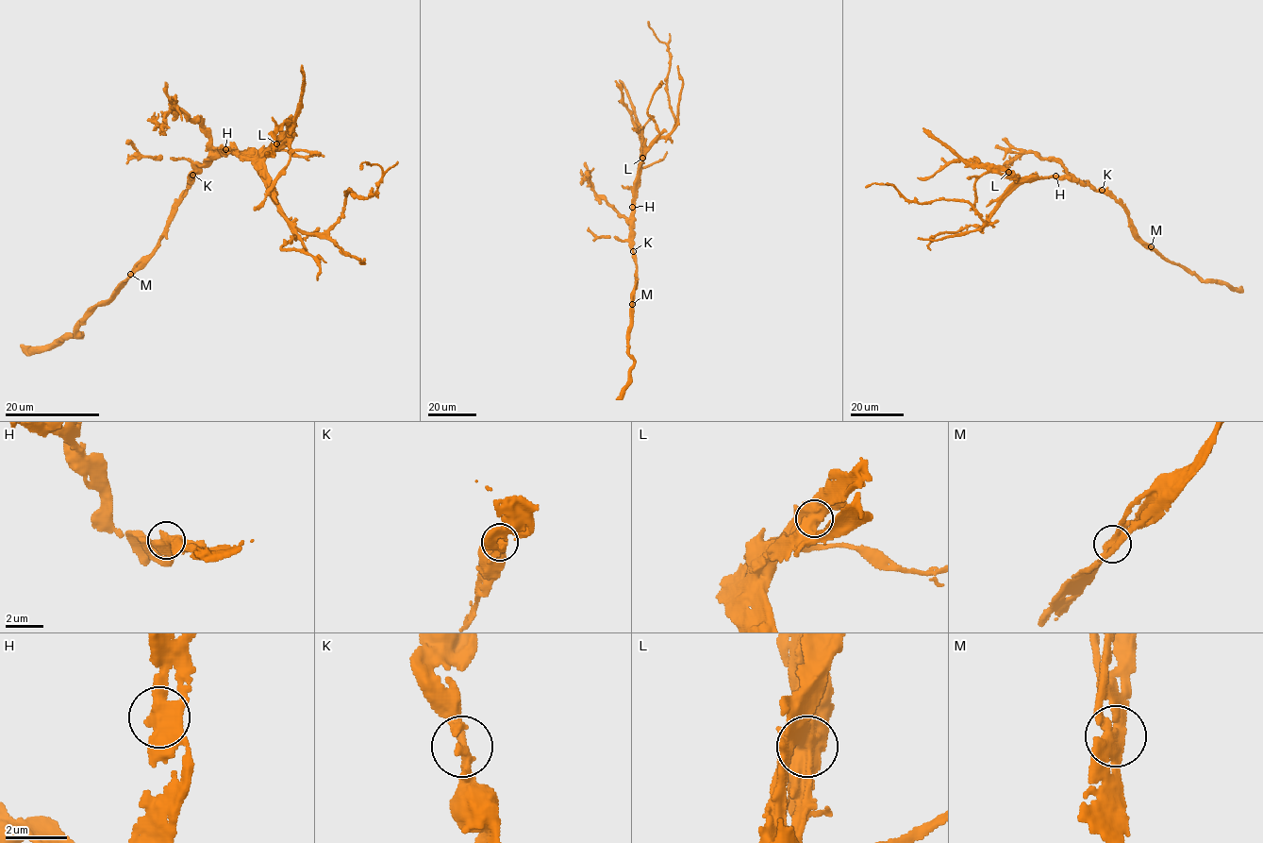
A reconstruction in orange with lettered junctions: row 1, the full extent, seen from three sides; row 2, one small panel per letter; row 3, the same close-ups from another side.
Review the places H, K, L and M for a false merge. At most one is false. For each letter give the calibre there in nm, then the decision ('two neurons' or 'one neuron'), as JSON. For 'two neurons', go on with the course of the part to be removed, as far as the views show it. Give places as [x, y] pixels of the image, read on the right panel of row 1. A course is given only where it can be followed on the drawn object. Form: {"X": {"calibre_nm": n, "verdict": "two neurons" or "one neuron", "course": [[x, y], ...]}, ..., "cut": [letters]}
{"H": {"calibre_nm": 440, "verdict": "one neuron"}, "K": {"calibre_nm": 300, "verdict": "one neuron"}, "L": {"calibre_nm": 650, "verdict": "two neurons", "course": [[1007, 173], [963, 161], [922, 128]]}, "M": {"calibre_nm": 380, "verdict": "one neuron"}, "cut": ["L"]}

